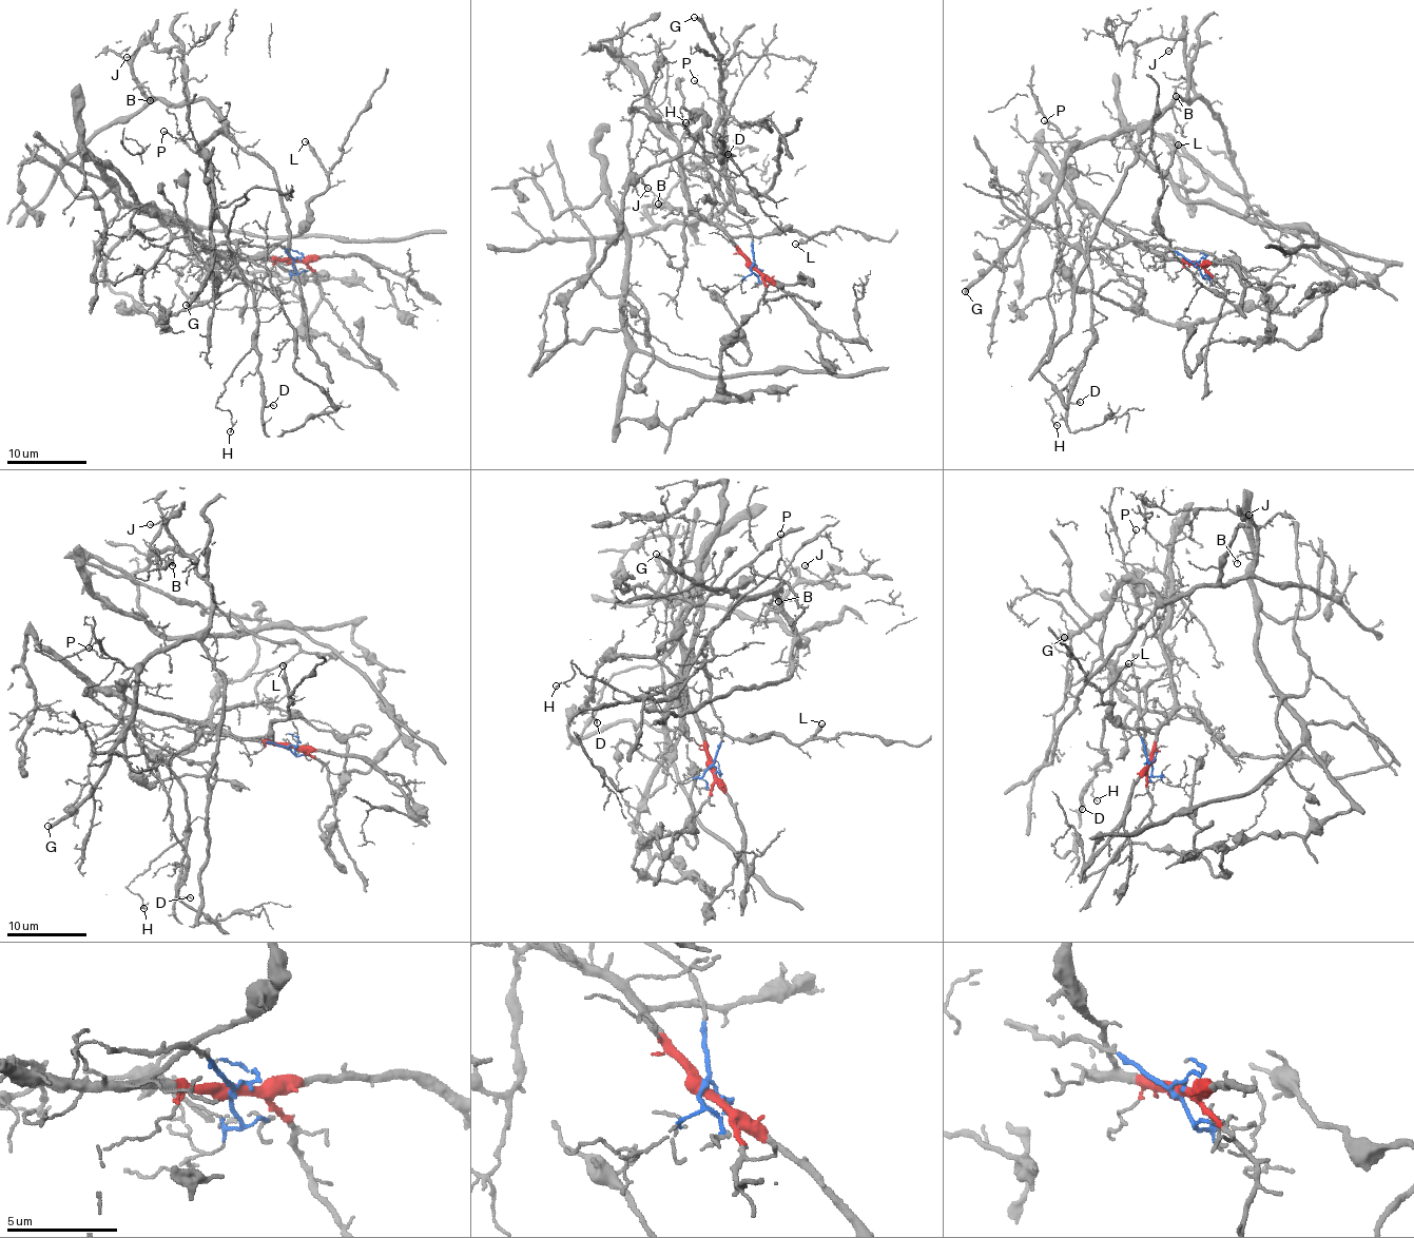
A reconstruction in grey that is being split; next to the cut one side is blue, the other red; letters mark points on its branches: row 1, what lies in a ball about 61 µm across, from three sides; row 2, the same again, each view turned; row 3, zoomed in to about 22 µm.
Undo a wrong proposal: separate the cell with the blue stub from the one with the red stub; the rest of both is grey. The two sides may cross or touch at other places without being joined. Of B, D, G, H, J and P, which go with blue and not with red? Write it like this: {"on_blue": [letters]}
{"on_blue": ["B", "D", "G", "H", "J", "P"]}

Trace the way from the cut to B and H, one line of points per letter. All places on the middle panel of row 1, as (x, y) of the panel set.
B: (754, 265), (719, 190), (729, 111), (714, 135), (729, 198), (664, 226), (658, 204)
H: (754, 265), (750, 228), (719, 190), (722, 143), (732, 155), (689, 135), (681, 108), (685, 123)

